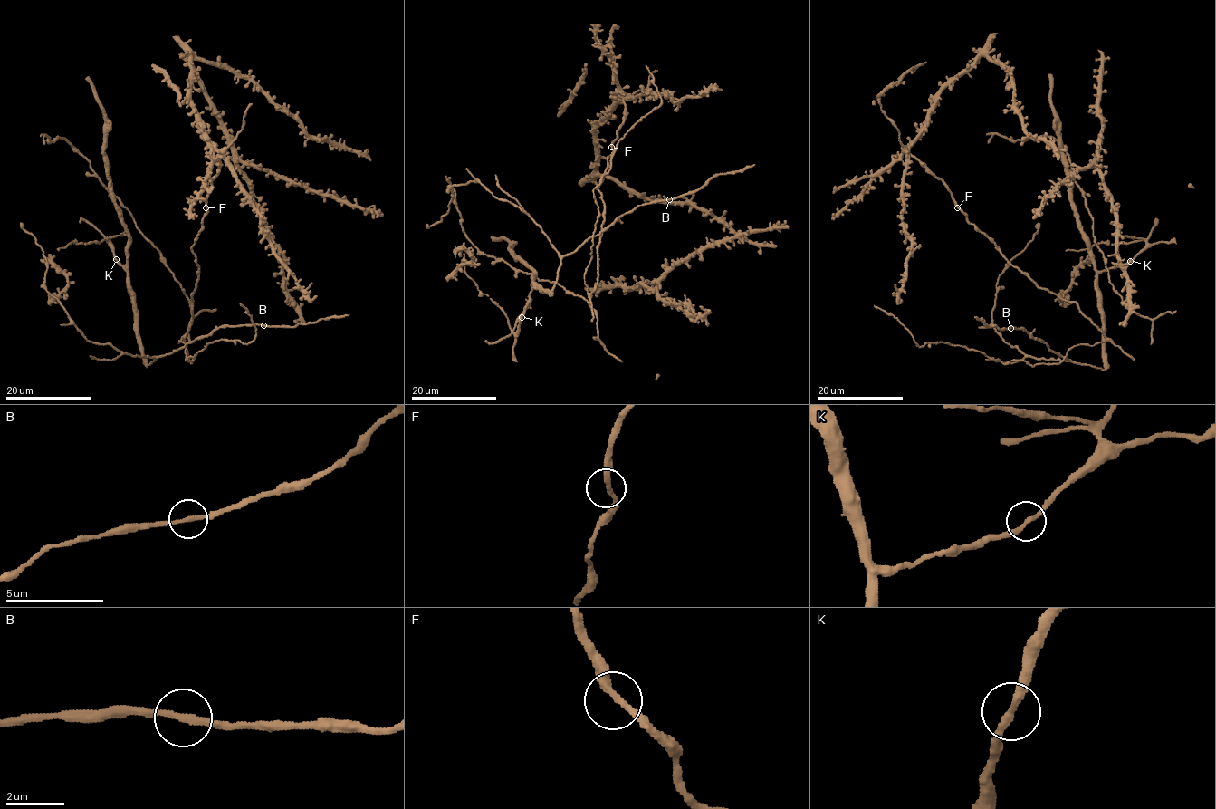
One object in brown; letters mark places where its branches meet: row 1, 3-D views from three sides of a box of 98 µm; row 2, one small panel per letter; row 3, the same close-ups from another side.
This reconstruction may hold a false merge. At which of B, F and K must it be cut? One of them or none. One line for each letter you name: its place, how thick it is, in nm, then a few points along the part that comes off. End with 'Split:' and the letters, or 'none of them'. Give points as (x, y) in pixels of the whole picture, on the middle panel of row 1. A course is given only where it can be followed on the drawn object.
Split: none of them

